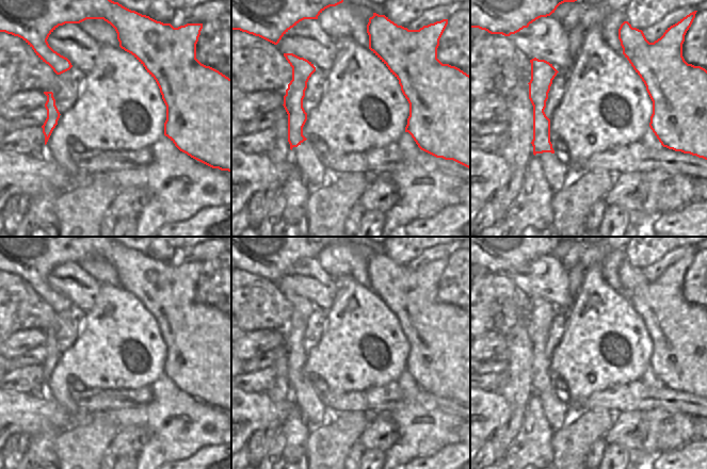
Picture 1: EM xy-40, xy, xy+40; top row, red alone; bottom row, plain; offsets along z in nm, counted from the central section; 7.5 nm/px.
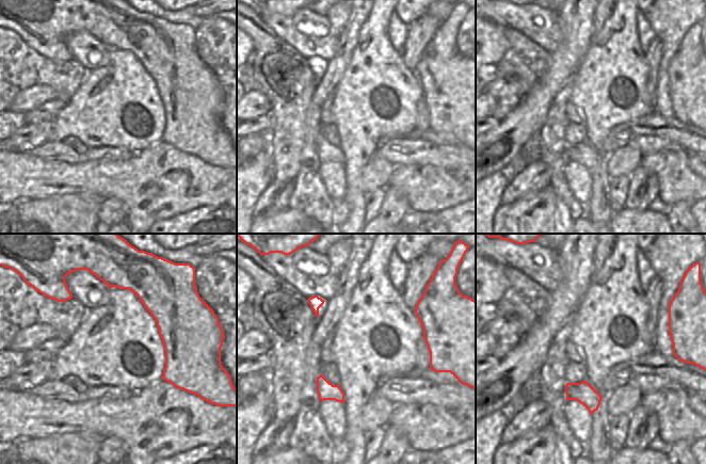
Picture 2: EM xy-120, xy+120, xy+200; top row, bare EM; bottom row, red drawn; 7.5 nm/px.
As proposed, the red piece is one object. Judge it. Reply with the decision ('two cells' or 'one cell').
two cells

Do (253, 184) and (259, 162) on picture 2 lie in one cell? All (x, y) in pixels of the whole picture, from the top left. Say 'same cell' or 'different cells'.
same cell

